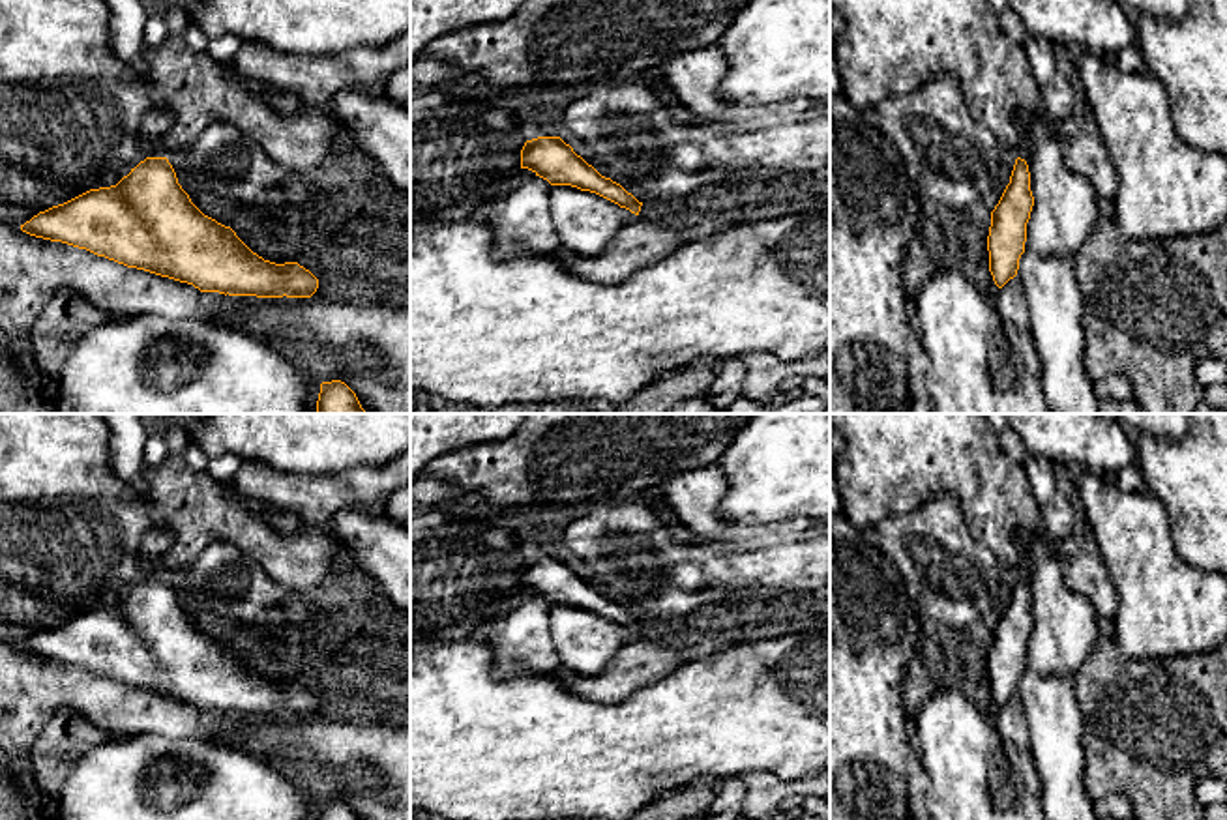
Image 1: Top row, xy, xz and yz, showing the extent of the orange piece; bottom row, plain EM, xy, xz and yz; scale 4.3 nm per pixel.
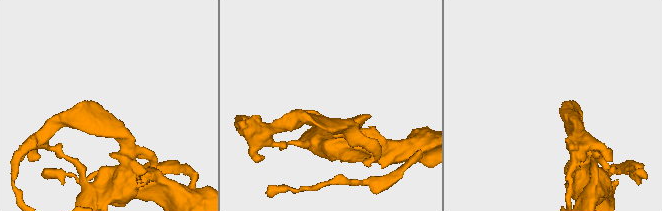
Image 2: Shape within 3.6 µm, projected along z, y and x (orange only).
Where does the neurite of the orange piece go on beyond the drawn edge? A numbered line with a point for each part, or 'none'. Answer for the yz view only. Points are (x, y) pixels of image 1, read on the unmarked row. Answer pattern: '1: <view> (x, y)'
none

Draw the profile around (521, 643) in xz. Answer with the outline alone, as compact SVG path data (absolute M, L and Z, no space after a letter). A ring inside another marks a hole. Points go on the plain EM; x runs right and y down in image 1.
M534 595L498 622L487 638L495 652L495 678L551 676L560 666L549 629L551 608L547 599Z

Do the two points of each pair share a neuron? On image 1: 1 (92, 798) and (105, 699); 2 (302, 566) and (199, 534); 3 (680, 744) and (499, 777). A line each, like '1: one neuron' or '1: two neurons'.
1: two neurons
2: one neuron
3: one neuron

